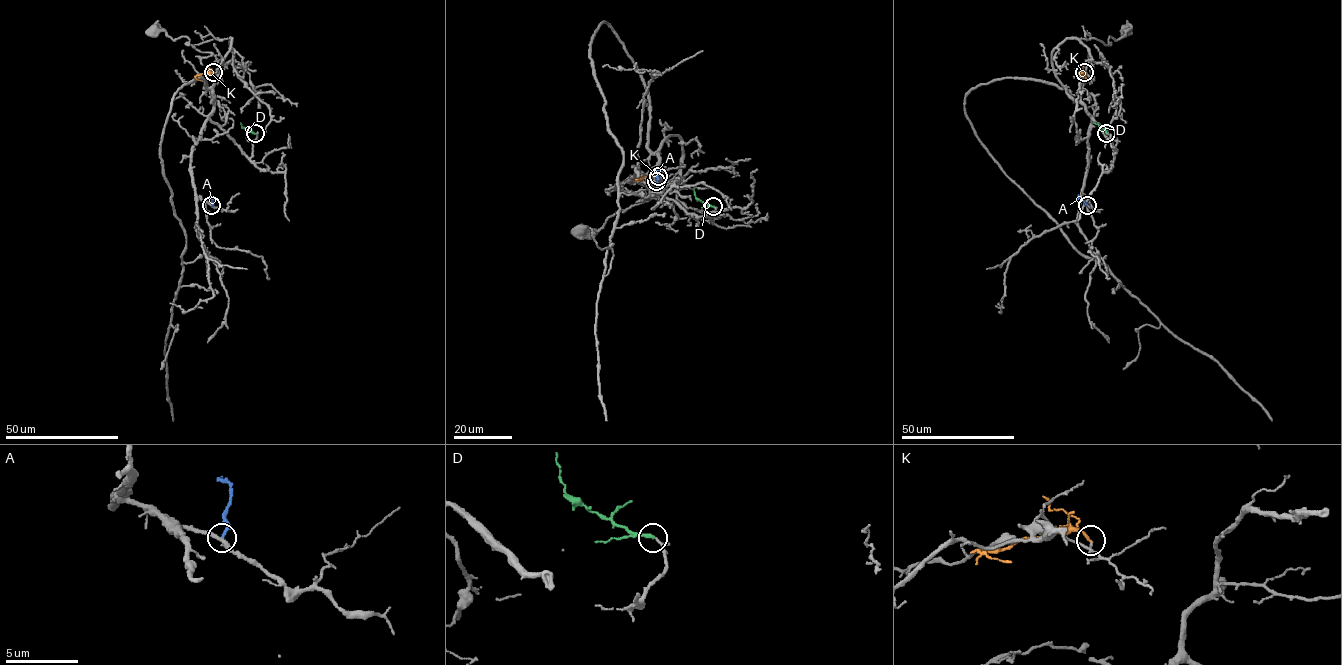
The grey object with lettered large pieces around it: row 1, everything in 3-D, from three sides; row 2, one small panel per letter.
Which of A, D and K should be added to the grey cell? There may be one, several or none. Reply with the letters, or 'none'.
D

